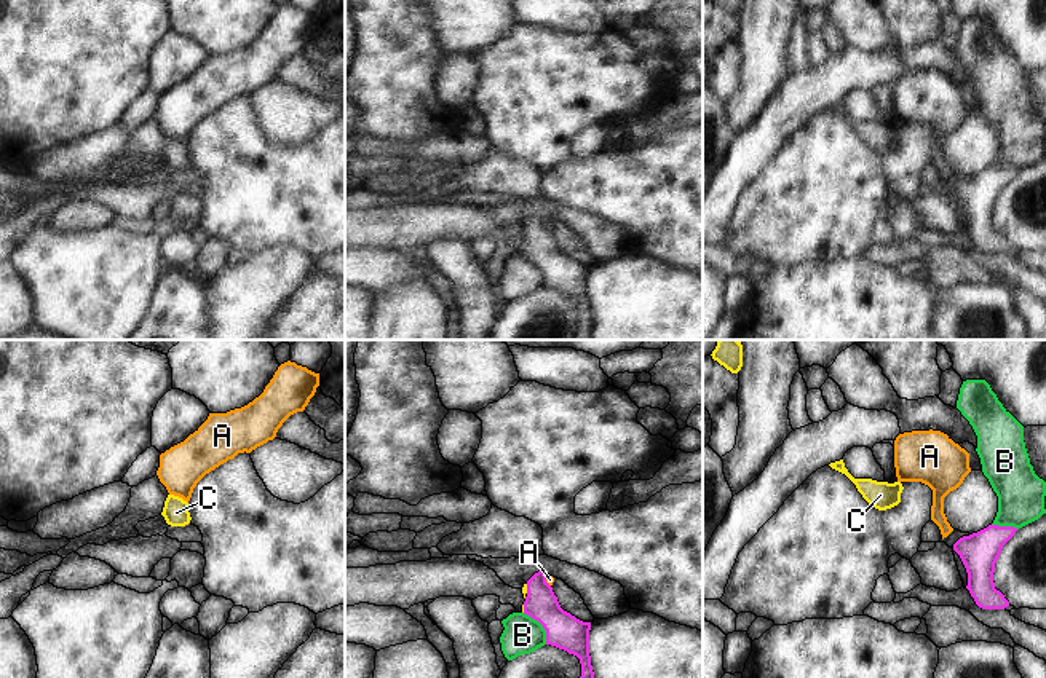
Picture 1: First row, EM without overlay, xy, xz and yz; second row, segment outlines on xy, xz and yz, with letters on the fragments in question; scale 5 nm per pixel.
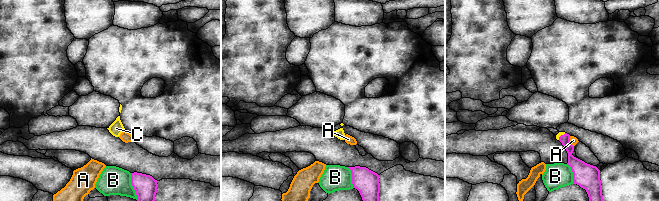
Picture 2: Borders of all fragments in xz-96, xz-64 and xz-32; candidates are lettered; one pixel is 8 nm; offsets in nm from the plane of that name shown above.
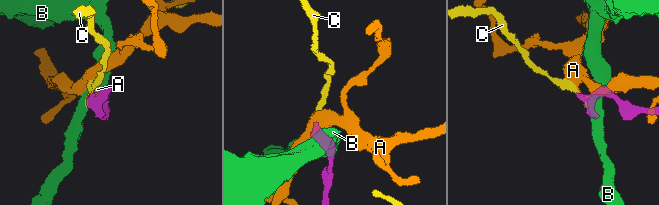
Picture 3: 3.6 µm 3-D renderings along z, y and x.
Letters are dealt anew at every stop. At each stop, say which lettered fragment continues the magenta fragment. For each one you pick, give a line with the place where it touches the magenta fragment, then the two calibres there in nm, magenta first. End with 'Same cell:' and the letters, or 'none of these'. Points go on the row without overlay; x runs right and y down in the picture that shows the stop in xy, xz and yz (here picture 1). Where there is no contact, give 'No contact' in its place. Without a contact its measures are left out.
C: Touches magenta at xz (527, 232). Thickness 160 nm (magenta) against 30 nm
Same cell: C.

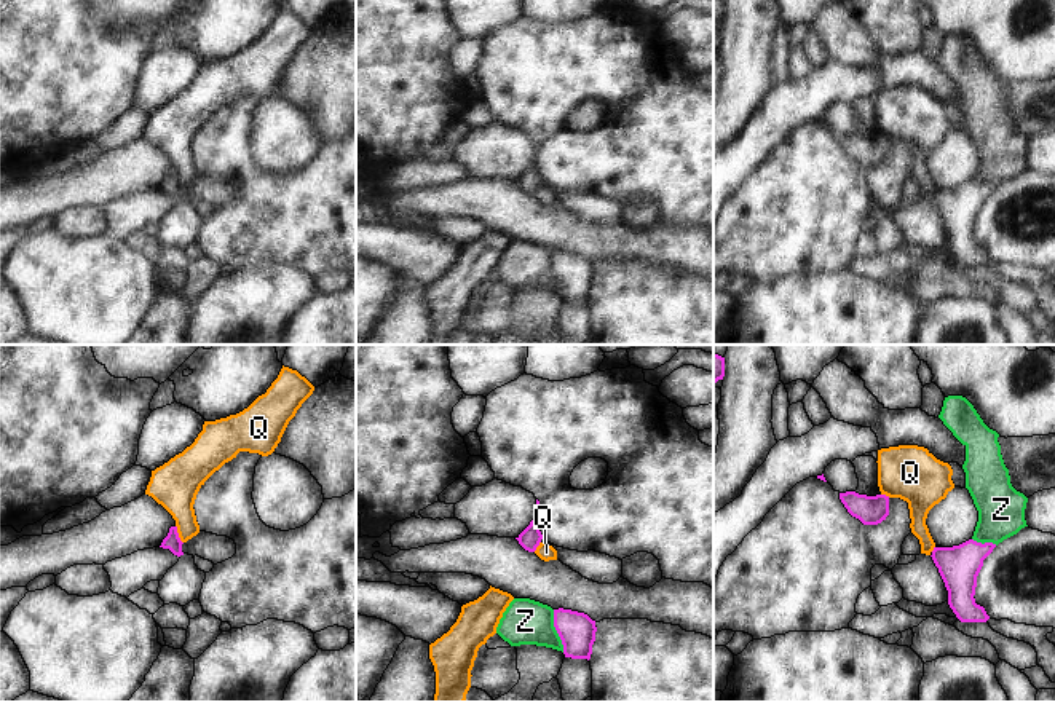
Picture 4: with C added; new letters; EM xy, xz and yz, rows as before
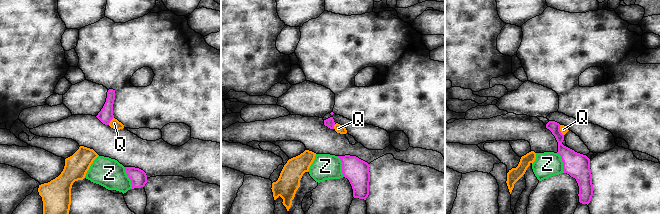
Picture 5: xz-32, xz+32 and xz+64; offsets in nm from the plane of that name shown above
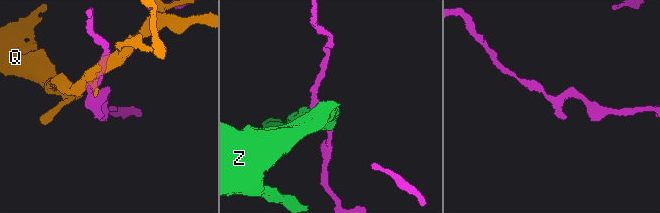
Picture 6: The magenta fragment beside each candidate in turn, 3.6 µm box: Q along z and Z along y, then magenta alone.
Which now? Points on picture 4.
Same cell: none of these.

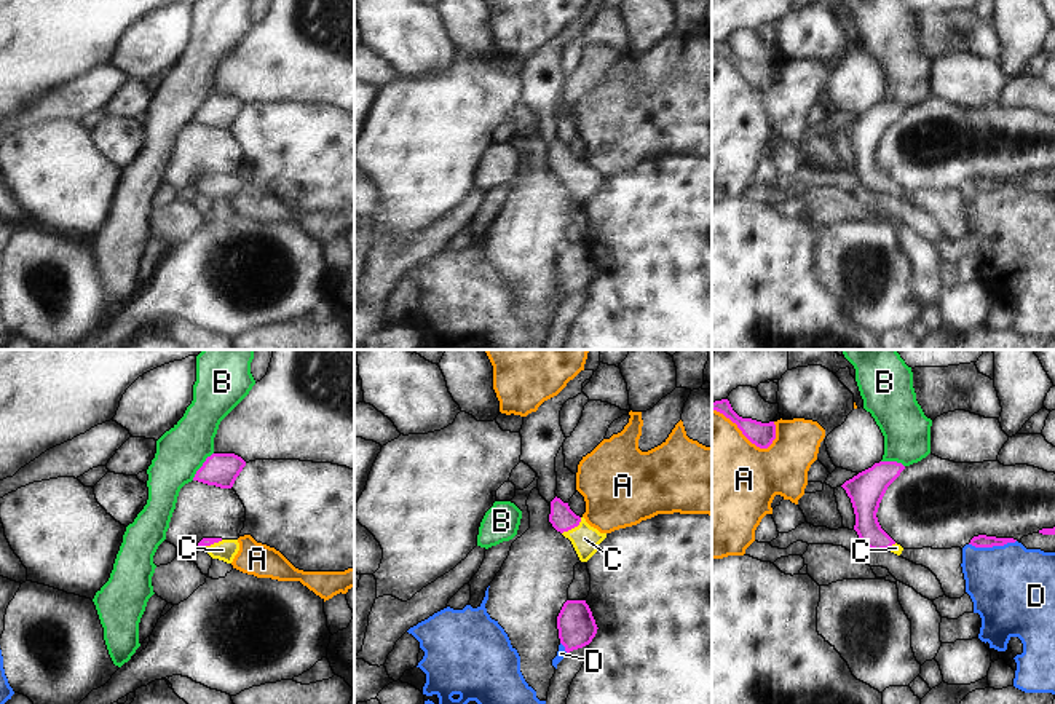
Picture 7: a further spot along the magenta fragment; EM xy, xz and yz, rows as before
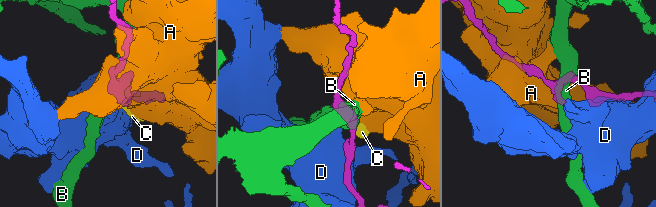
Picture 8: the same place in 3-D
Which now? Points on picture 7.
C: Touches magenta at xz (573, 170). Thickness 120 nm (magenta) against 140 nm
Same cell: C.

